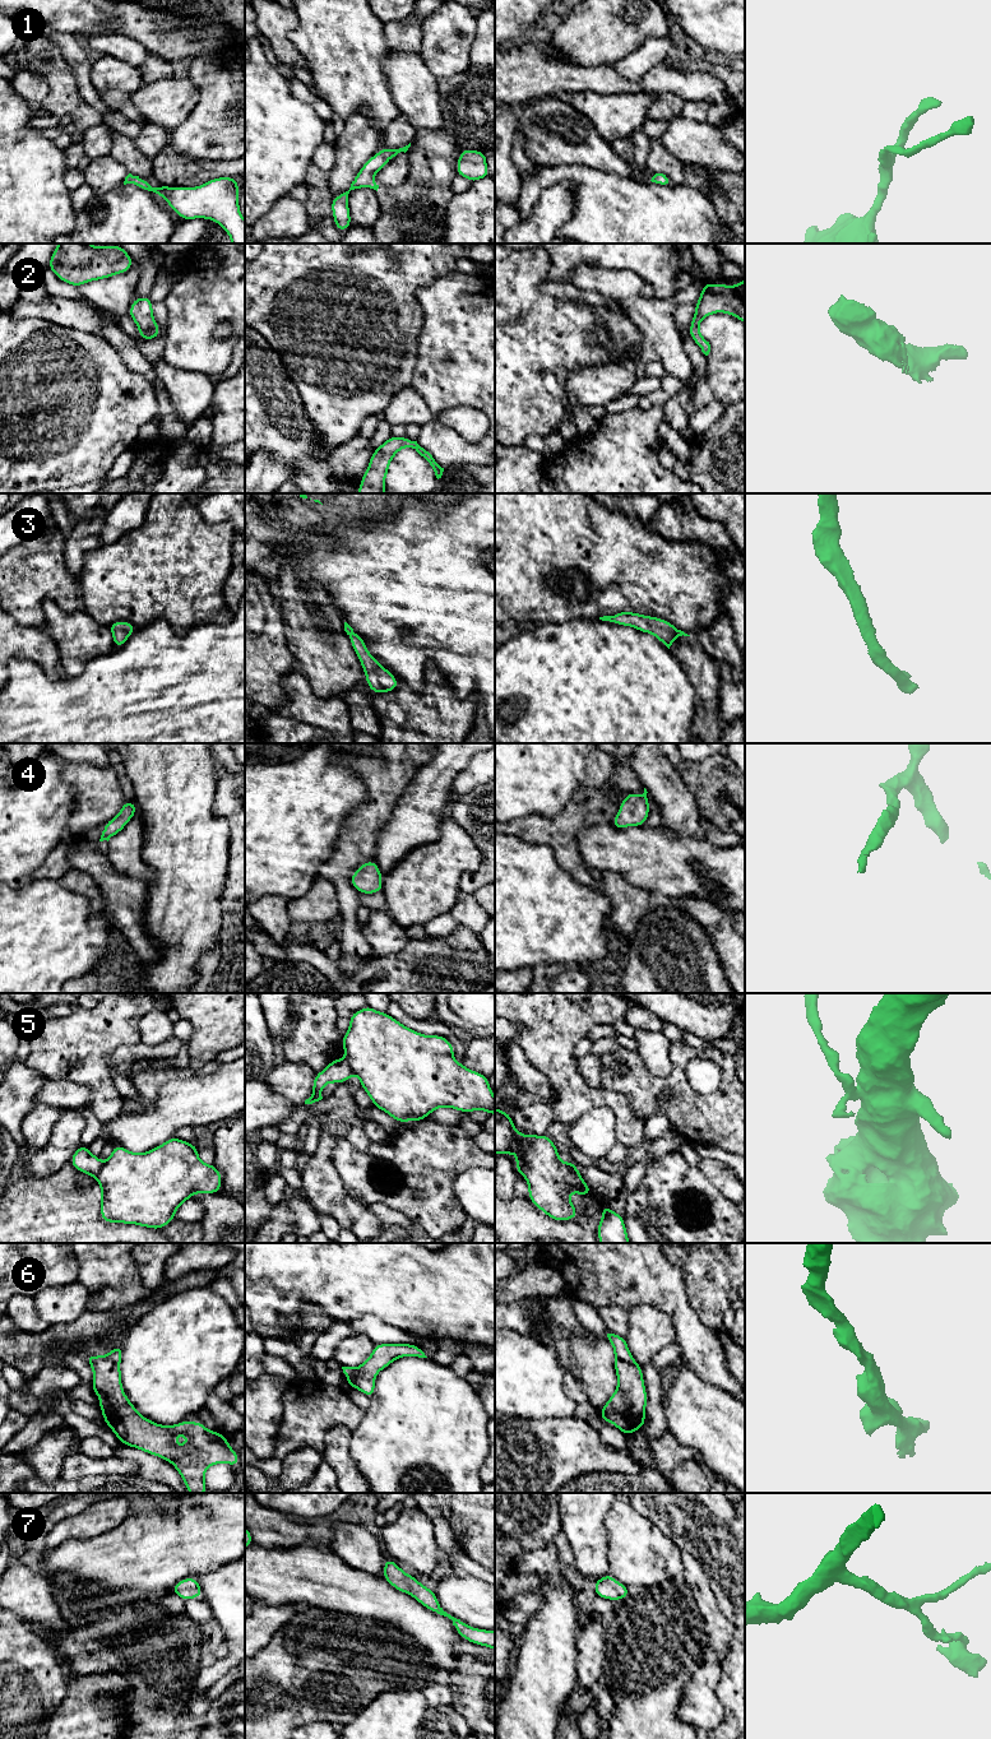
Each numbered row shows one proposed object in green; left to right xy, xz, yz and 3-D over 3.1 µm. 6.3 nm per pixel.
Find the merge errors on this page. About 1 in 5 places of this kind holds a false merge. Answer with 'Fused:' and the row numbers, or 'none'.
Fused: 5

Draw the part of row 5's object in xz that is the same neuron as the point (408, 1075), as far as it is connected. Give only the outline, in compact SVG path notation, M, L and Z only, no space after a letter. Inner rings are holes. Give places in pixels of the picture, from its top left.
M369 1005L353 1012L349 1019L349 1029L342 1039L346 1061L358 1076L374 1107L399 1123L420 1122L441 1107L466 1113L486 1110L490 1116L495 1114L488 1077L458 1063L453 1058L454 1047L446 1038L417 1033Z

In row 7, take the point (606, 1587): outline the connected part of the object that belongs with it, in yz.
M610 1573L593 1582L593 1585L596 1595L607 1600L622 1600L630 1595L630 1589L617 1582Z

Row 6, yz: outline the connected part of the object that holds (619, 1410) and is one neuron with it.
M607 1334L613 1348L613 1367L617 1376L617 1388L602 1408L599 1416L602 1422L612 1423L625 1436L644 1427L647 1391L642 1376L643 1367L639 1365L631 1353L626 1339Z

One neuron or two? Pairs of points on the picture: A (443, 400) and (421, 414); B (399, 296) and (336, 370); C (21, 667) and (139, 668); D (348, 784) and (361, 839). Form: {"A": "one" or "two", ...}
{"A": "two", "B": "one", "C": "one", "D": "two"}

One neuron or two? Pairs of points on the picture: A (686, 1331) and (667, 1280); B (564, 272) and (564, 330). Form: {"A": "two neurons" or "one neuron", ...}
{"A": "one neuron", "B": "two neurons"}

